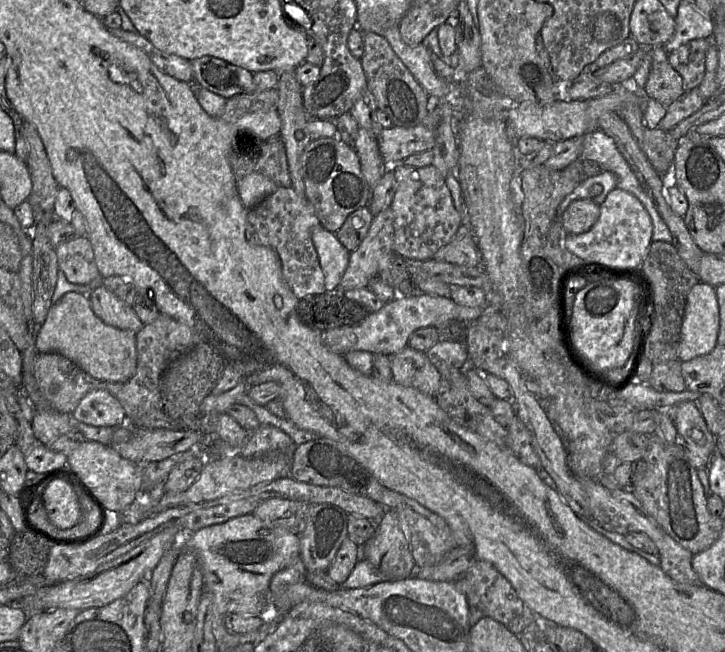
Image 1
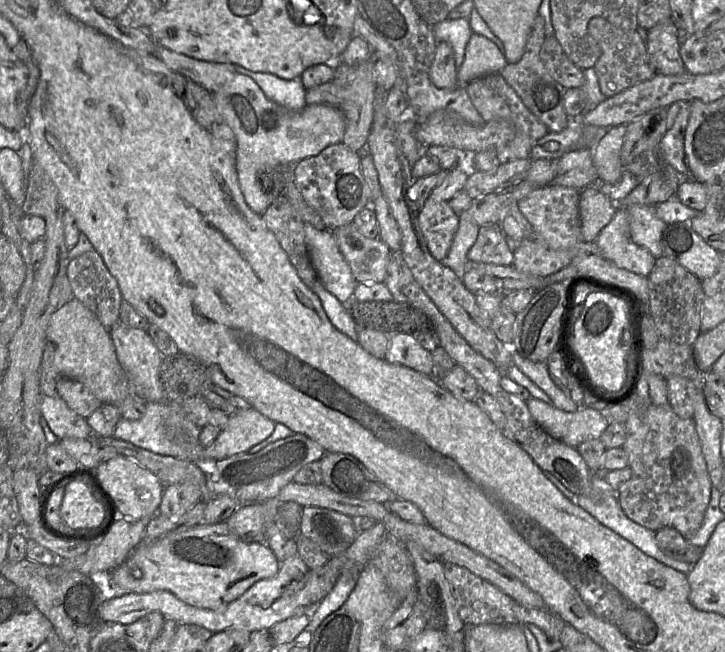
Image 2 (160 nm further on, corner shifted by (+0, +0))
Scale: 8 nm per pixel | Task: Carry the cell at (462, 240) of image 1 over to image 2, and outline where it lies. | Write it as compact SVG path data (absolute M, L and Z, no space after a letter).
M497 224L479 227L477 239L468 252L468 260L475 263L512 266L513 252Z

